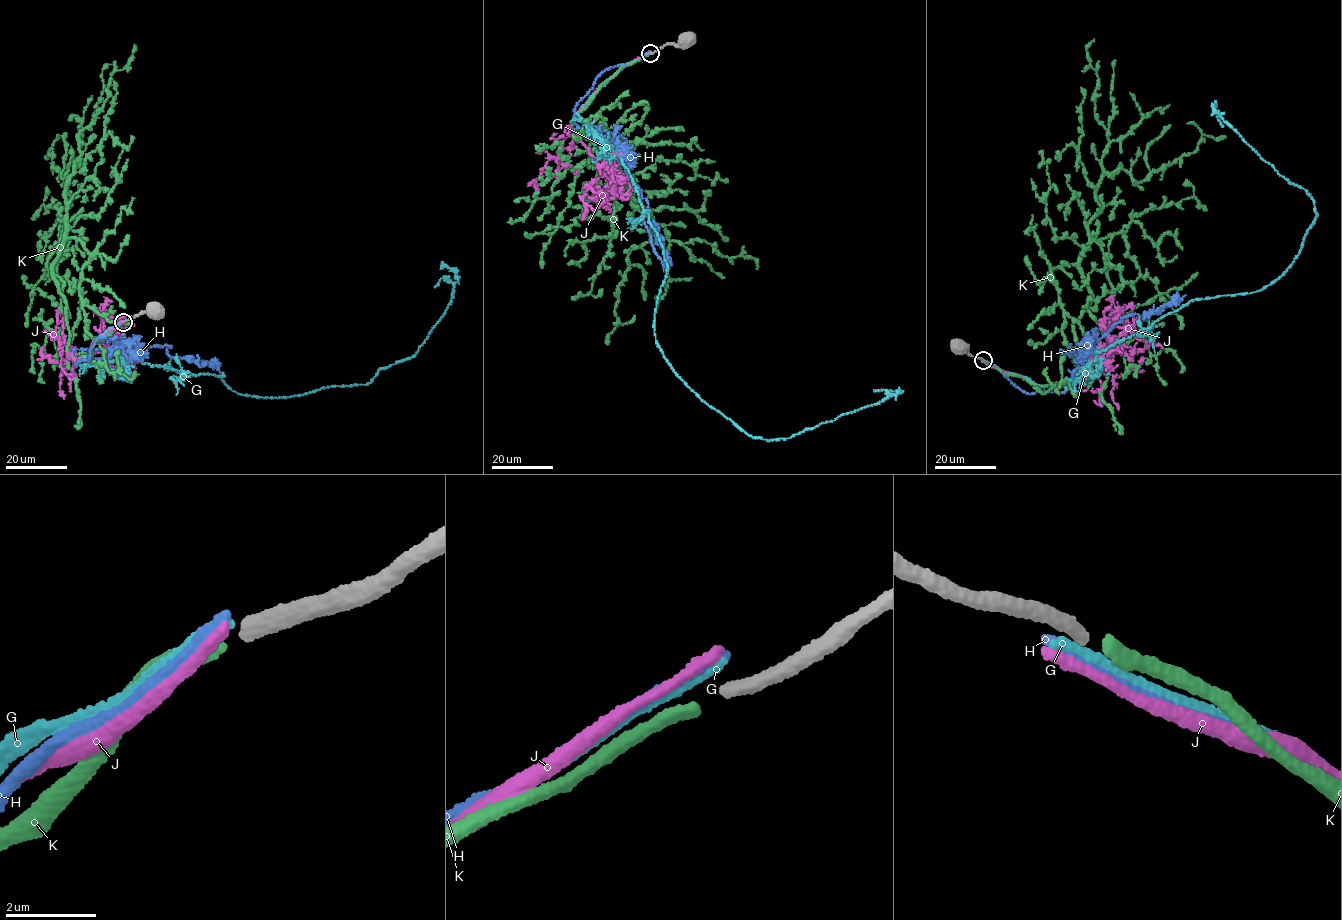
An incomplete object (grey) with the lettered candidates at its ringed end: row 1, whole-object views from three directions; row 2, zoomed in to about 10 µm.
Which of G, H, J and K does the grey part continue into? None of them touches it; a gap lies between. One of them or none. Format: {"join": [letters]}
{"join": ["K"]}

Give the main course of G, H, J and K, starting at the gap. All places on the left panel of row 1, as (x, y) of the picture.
G: (122, 321), (76, 362), (222, 373), (239, 394), (288, 397), (365, 384), (414, 356), (457, 280), (440, 269)
H: (122, 321), (96, 339), (88, 361), (75, 364), (76, 349), (166, 345), (170, 356), (212, 364), (188, 362)
J: (122, 322), (94, 341), (89, 358), (69, 353), (75, 367), (108, 344), (108, 319), (94, 310), (97, 314)
K: (122, 322), (89, 357), (68, 353), (53, 265), (77, 164), (63, 178), (52, 150), (47, 157)

